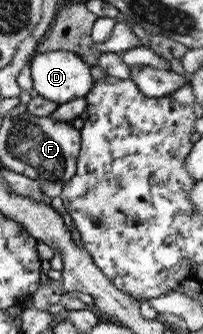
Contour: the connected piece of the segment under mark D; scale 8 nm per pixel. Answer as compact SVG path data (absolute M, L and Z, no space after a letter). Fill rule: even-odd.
M52 50L44 53L35 53L30 60L31 78L34 89L38 94L57 102L59 105L73 101L75 98L83 98L94 88L93 69L81 56L68 50Z

